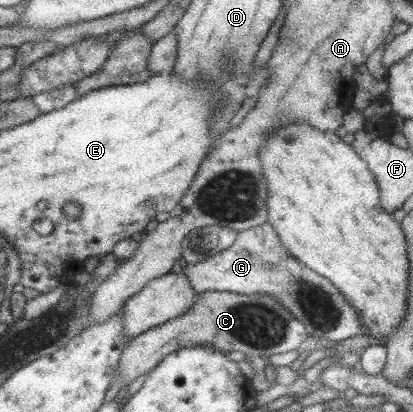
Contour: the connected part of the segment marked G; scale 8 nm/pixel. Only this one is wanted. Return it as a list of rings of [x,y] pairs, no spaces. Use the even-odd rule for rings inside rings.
[[[266,222],[260,226],[240,231],[234,244],[226,250],[211,256],[210,258],[196,263],[185,263],[183,272],[190,280],[190,286],[194,292],[203,293],[206,291],[226,291],[245,295],[268,295],[278,299],[286,309],[292,311],[298,320],[304,323],[310,336],[326,338],[340,342],[352,336],[364,333],[361,328],[358,311],[350,306],[350,301],[342,295],[342,291],[334,286],[327,278],[320,276],[306,264],[296,260],[290,250],[282,244],[272,224]]]

